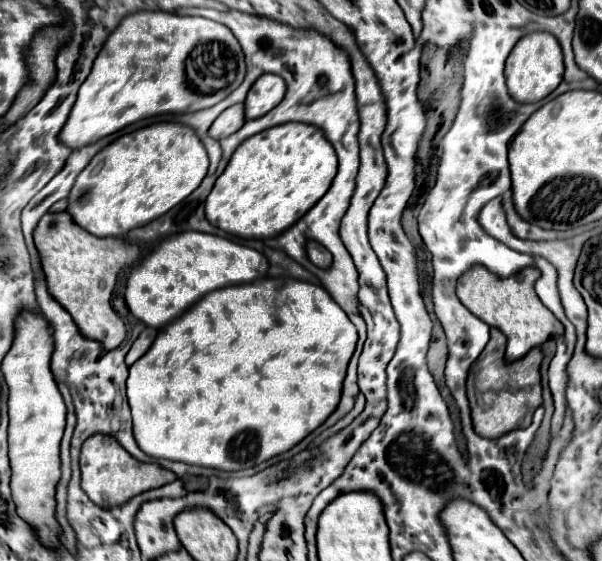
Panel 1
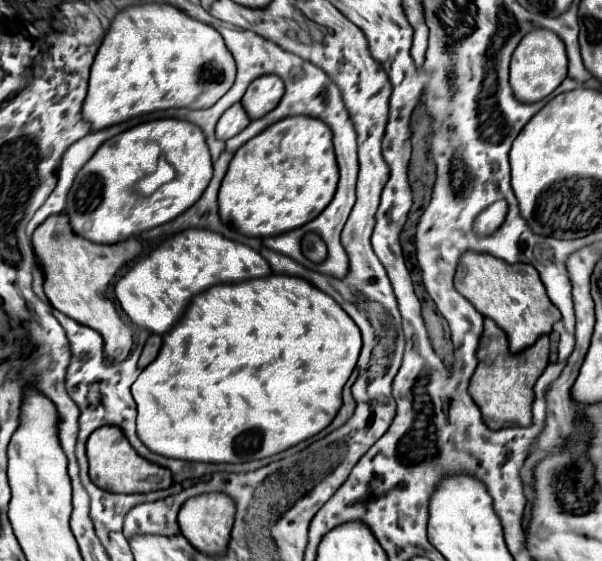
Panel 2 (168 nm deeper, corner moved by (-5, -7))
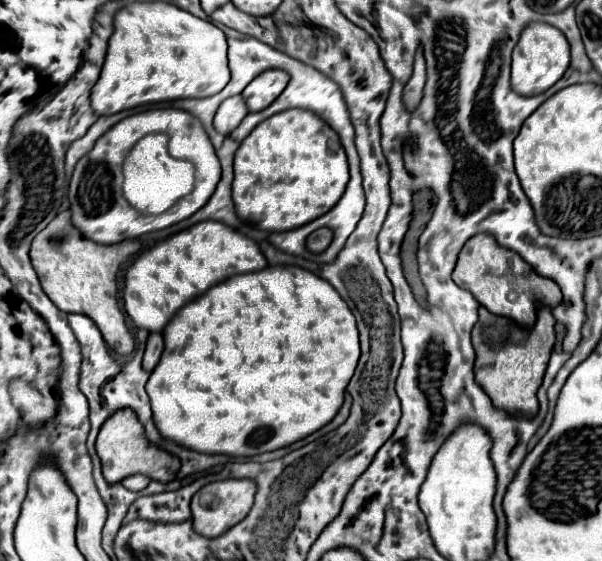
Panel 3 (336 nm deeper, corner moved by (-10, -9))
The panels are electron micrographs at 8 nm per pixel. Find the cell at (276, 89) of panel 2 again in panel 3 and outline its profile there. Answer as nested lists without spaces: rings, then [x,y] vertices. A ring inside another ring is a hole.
[[[268,70],[258,74],[242,92],[242,98],[246,100],[246,106],[250,112],[258,112],[266,108],[266,104],[272,104],[278,98],[278,92],[286,86],[286,72]]]

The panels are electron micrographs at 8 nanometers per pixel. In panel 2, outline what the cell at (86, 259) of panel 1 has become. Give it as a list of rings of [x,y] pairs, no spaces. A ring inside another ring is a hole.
[[[57,214],[53,218],[47,218],[35,232],[33,232],[33,248],[37,254],[37,260],[41,264],[41,270],[45,274],[45,294],[53,308],[63,312],[65,316],[73,318],[75,322],[89,326],[97,330],[103,336],[105,342],[105,356],[109,360],[121,362],[129,356],[133,338],[131,328],[123,324],[119,318],[113,302],[107,298],[105,290],[117,270],[131,258],[135,258],[141,250],[141,244],[135,238],[123,240],[119,244],[95,244],[81,236],[77,236],[65,214]]]

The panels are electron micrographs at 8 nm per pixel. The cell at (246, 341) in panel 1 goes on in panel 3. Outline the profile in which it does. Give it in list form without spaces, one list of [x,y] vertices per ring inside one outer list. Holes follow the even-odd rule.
[[[266,266],[258,272],[246,272],[238,276],[230,276],[228,280],[212,286],[208,292],[180,308],[176,316],[170,320],[170,324],[162,330],[164,336],[164,354],[150,374],[150,380],[146,384],[146,392],[152,402],[154,422],[164,438],[170,438],[190,450],[204,452],[204,454],[230,454],[230,456],[256,456],[262,452],[284,448],[296,440],[306,438],[308,434],[320,430],[326,426],[336,412],[342,406],[344,390],[354,374],[354,368],[358,364],[360,356],[360,342],[358,342],[358,330],[356,320],[350,308],[346,308],[346,302],[322,280],[320,276],[300,268],[300,266]]]

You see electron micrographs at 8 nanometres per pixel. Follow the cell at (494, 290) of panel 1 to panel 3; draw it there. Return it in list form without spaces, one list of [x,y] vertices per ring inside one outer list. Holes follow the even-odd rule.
[[[476,234],[464,244],[456,268],[452,272],[452,280],[460,288],[472,292],[474,298],[492,314],[510,316],[518,324],[534,322],[538,300],[542,304],[550,304],[552,308],[558,306],[562,300],[562,292],[554,280],[536,274],[532,266],[520,258],[518,252],[498,246],[492,234]]]

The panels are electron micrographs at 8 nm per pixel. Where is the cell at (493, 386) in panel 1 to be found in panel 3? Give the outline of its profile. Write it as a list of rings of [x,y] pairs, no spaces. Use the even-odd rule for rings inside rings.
[[[546,304],[538,306],[538,318],[532,328],[520,328],[512,318],[496,316],[496,314],[488,312],[484,306],[480,306],[478,322],[472,328],[472,346],[476,350],[476,382],[492,398],[496,408],[506,408],[506,412],[520,414],[524,418],[532,418],[538,412],[536,392],[542,384],[548,360],[550,360],[550,352],[554,346],[554,322],[556,320],[552,316],[552,308]]]

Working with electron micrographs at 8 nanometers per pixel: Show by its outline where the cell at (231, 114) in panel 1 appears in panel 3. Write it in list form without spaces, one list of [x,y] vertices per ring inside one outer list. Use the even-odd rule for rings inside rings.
[[[240,94],[230,96],[230,98],[226,98],[226,100],[220,104],[220,108],[216,110],[214,128],[216,128],[220,134],[228,136],[228,134],[242,122],[242,118],[246,116],[246,112],[248,112],[248,108],[246,108],[242,96],[240,96]]]

